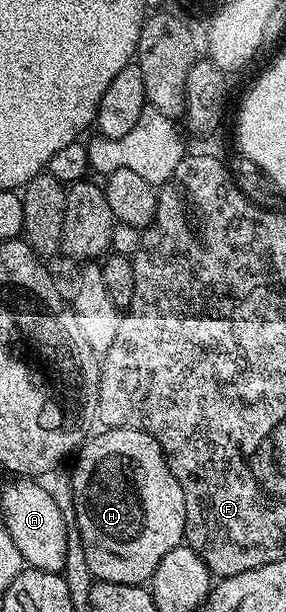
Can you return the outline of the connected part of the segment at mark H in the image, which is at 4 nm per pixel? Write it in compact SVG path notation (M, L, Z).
M108 427L99 432L78 448L70 471L80 541L95 580L142 585L156 573L164 553L183 546L184 489L180 489L162 446L147 431Z

